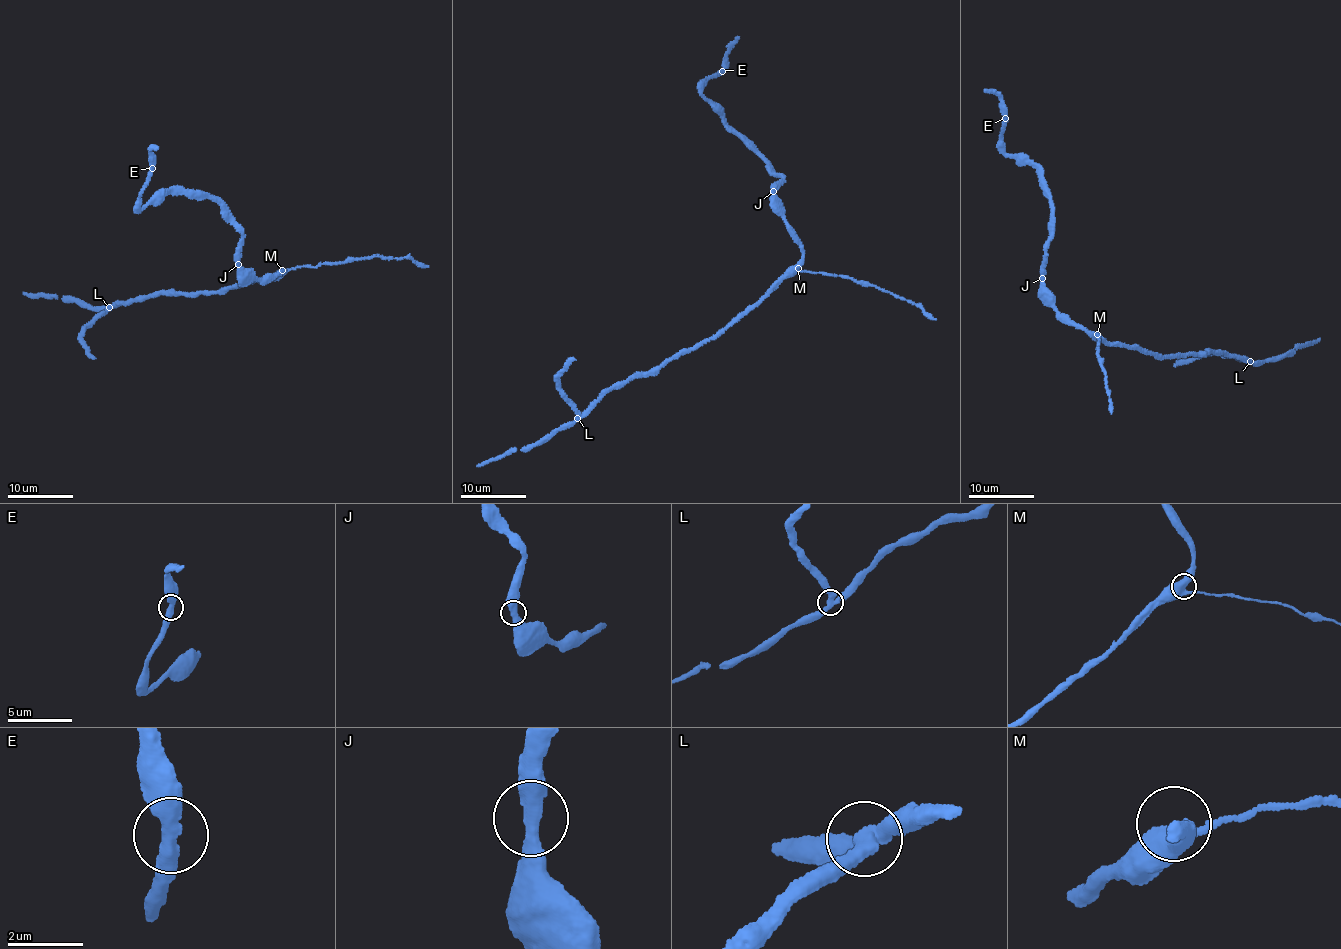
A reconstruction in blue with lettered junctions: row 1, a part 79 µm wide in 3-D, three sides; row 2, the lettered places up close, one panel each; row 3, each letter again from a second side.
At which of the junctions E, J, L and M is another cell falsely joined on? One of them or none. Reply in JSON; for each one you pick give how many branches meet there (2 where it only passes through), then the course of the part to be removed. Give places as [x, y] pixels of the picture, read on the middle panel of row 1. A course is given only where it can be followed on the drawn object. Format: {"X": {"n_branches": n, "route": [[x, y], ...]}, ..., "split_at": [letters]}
{"L": {"n_branches": 3, "route": [[577, 417], [575, 406], [559, 389], [558, 373], [574, 358]]}, "split_at": ["L"]}

